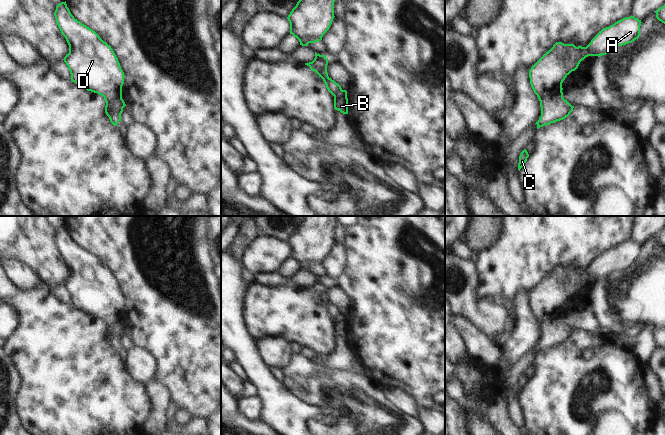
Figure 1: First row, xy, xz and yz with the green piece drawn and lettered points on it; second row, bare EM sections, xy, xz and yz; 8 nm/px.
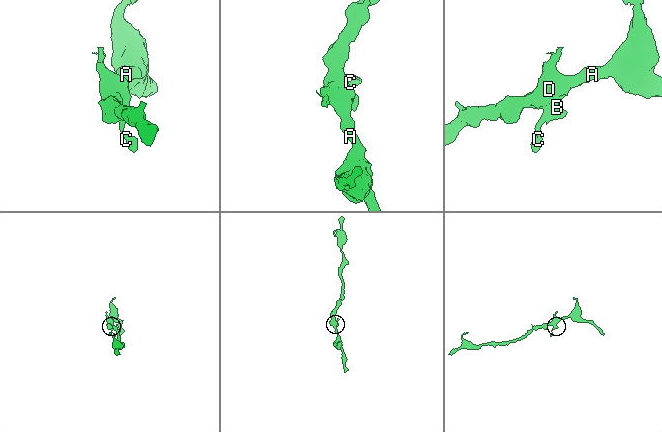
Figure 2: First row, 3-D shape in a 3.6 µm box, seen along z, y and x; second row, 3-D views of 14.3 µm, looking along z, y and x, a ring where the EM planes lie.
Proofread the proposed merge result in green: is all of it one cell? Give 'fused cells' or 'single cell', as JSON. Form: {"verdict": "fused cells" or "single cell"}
{"verdict": "fused cells"}

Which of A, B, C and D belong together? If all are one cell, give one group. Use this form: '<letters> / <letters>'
A C D / B

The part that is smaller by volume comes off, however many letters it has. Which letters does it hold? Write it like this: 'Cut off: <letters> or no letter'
Cut off: B

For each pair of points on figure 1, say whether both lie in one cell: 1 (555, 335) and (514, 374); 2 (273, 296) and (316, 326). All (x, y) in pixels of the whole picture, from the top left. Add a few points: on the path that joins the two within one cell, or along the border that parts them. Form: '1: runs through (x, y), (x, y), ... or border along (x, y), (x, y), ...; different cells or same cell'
1: runs through (545, 342), (523, 364); same cell
2: runs through (284, 307), (305, 321); same cell

